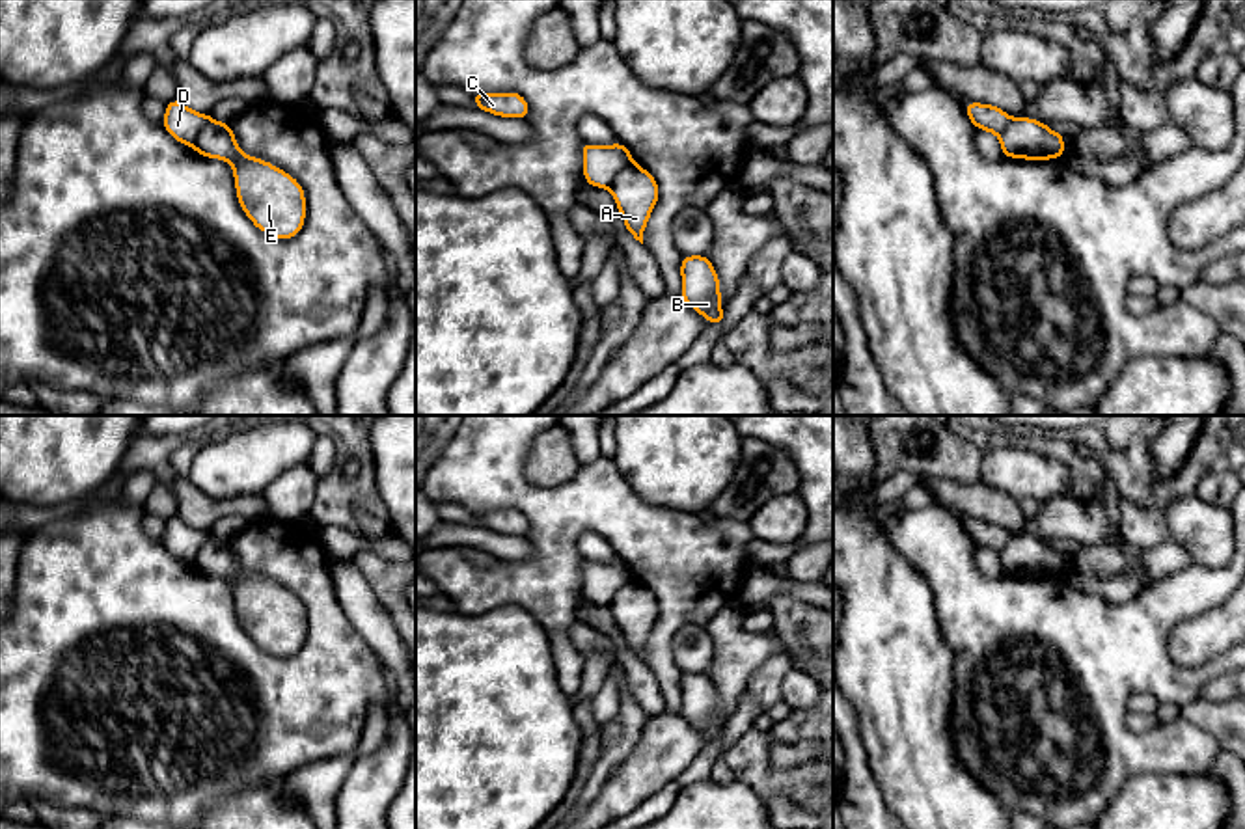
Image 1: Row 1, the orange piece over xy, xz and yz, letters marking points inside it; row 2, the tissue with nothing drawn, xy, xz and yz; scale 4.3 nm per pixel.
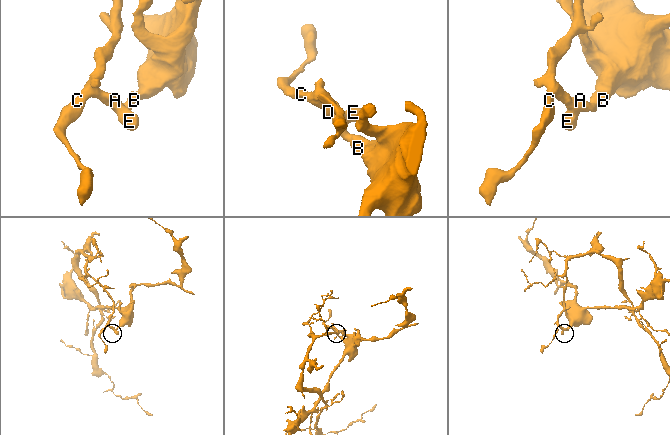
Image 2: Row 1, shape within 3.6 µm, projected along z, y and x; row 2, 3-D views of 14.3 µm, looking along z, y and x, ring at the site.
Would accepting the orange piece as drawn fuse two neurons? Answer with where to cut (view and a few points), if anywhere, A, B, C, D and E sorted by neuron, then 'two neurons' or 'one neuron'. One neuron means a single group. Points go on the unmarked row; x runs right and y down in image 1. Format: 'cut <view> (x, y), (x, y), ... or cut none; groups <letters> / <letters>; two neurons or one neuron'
cut xz (632, 578), (608, 604); groups A B E / C D; two neurons

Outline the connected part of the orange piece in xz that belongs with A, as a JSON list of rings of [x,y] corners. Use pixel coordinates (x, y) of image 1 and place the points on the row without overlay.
[[[630,579],[617,591],[609,609],[622,633],[626,648],[643,661],[643,648],[660,615],[658,598],[645,585]]]

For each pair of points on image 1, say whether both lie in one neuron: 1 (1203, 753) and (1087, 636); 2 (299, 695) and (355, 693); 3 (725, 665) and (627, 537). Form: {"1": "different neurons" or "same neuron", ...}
{"1": "same neuron", "2": "same neuron", "3": "different neurons"}

